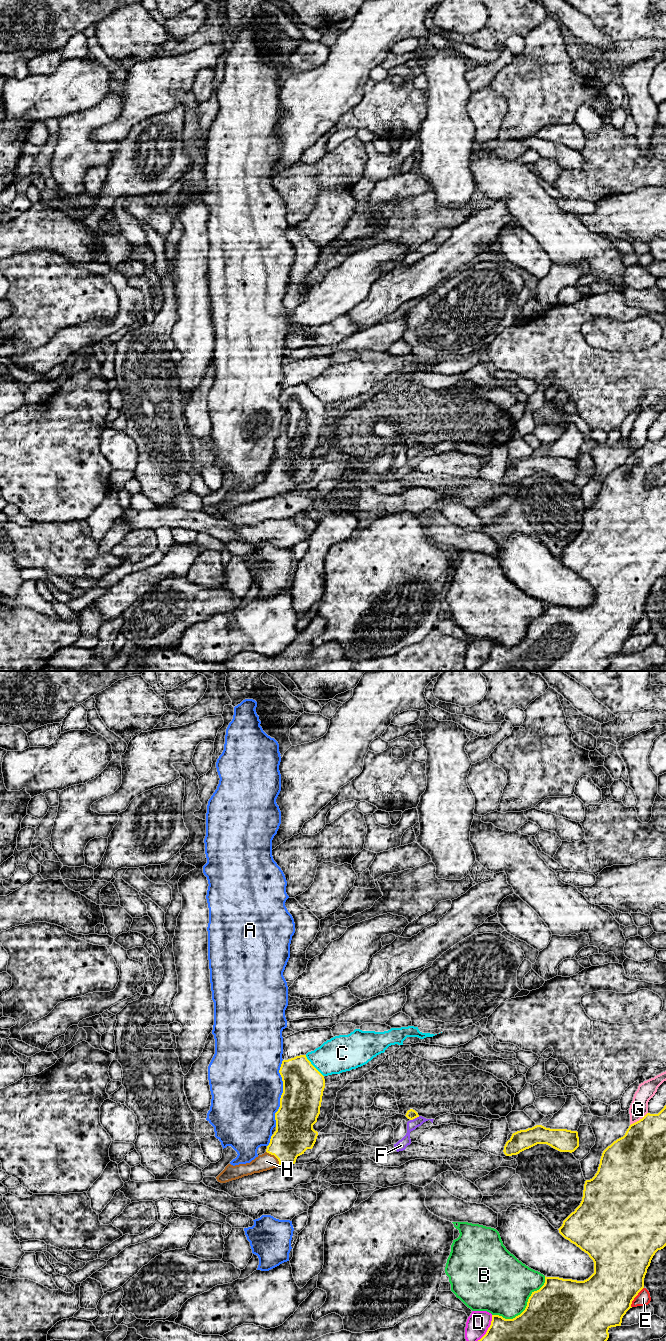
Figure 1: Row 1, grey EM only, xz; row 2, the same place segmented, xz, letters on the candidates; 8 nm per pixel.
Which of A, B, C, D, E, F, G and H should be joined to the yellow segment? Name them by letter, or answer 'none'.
H

